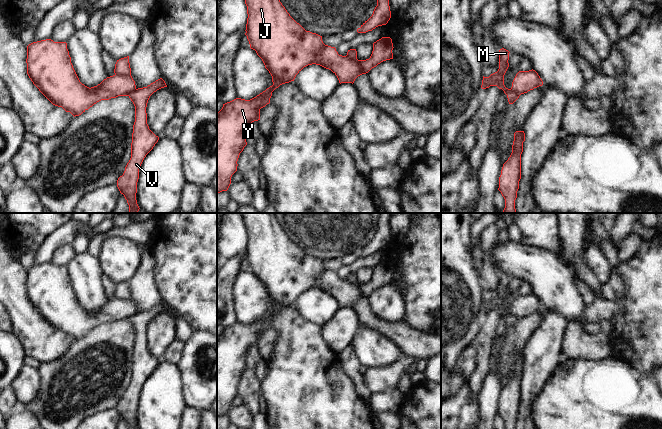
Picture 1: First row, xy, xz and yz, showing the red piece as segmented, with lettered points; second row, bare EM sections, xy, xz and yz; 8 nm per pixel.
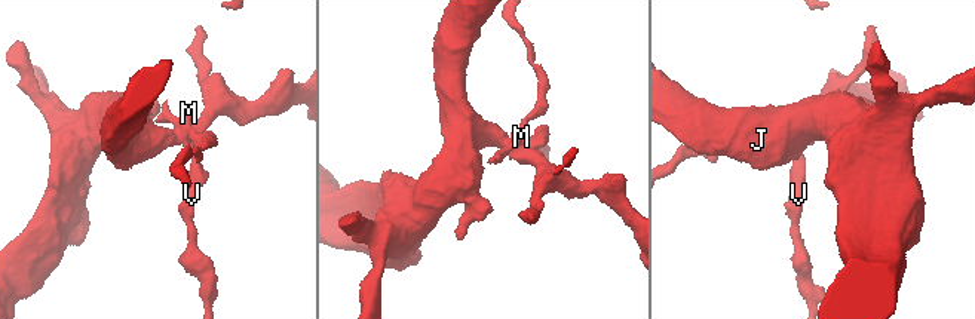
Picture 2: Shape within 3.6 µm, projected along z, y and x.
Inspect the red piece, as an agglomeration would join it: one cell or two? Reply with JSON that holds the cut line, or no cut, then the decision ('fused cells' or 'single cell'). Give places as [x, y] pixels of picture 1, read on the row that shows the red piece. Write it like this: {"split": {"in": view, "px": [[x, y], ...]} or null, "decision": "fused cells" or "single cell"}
{"split": {"in": "xz", "px": [[346, 55], [351, 59], [355, 59], [358, 65], [366, 72]]}, "decision": "fused cells"}

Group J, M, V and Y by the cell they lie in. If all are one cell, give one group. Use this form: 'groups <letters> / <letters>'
groups J Y / M V

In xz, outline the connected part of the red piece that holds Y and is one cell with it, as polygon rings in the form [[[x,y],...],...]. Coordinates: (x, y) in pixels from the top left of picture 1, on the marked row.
[[[245,0],[245,4],[248,14],[245,35],[250,48],[256,51],[271,74],[273,85],[250,100],[236,98],[227,102],[217,112],[217,193],[228,190],[231,177],[237,171],[239,155],[247,145],[248,126],[260,120],[260,109],[270,103],[276,88],[294,81],[304,67],[312,64],[331,70],[340,84],[353,84],[358,76],[366,74],[358,61],[339,55],[335,47],[323,43],[322,36],[306,31],[290,16],[280,0]]]

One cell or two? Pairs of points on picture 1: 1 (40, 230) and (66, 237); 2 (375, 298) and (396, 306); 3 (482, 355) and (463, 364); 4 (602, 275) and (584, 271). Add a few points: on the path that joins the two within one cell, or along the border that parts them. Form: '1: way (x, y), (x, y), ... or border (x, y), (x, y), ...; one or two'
1: border (66, 223), (55, 229), (35, 251); two
2: way (380, 301), (386, 302), (391, 306); one
3: border (475, 340), (475, 368), (469, 378); two
4: border (584, 253), (584, 261), (602, 284); two

